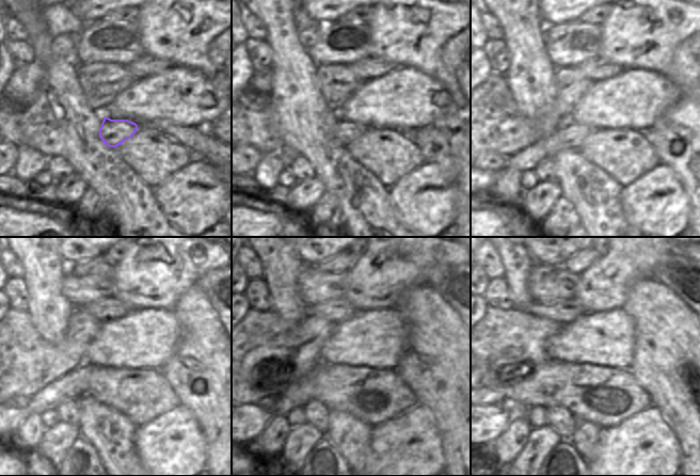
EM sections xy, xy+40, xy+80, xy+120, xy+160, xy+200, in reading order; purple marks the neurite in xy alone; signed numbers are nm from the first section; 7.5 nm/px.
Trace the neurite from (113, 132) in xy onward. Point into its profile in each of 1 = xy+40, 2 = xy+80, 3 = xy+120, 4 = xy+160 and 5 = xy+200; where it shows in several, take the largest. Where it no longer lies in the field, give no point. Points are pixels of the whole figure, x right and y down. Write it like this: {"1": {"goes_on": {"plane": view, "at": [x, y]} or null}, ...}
{"1": {"goes_on": {"plane": "xy+40", "at": [344, 132]}}, "2": {"goes_on": {"plane": "xy+80", "at": [570, 136]}}, "3": {"goes_on": {"plane": "xy+120", "at": [76, 383]}}, "4": {"goes_on": {"plane": "xy+160", "at": [253, 419]}}, "5": {"goes_on": {"plane": "xy+200", "at": [492, 421]}}}

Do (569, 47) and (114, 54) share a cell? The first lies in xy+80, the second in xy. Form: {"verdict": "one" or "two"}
{"verdict": "one"}

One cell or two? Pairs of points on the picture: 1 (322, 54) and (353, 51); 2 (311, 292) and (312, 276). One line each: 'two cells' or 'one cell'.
1: one cell
2: one cell

